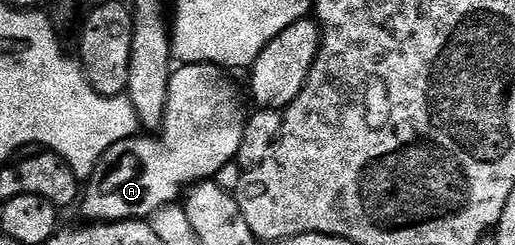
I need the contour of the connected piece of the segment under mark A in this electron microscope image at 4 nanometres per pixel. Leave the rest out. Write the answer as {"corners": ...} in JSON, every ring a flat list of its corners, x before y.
{"corners":[[185,63,172,70,169,101,161,128,163,139,132,137,113,145,103,154,81,195,81,208,83,207,83,215,87,218,84,220,97,223,124,223,130,219,150,220,163,207,174,204,179,194,180,198,196,183,214,180,215,174,222,167,236,162,247,119,243,115,239,91,231,84,227,75,230,74,214,63]]}

